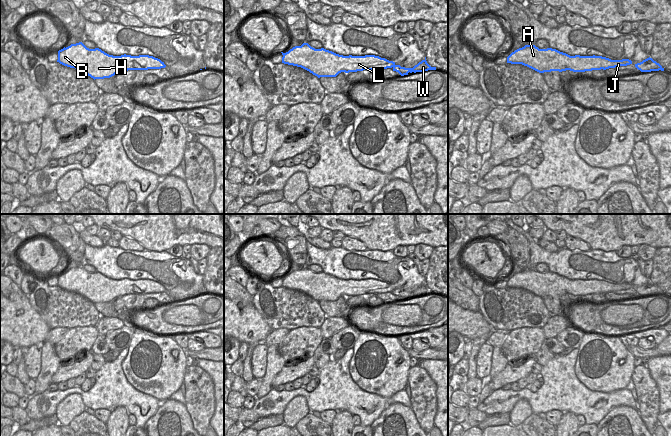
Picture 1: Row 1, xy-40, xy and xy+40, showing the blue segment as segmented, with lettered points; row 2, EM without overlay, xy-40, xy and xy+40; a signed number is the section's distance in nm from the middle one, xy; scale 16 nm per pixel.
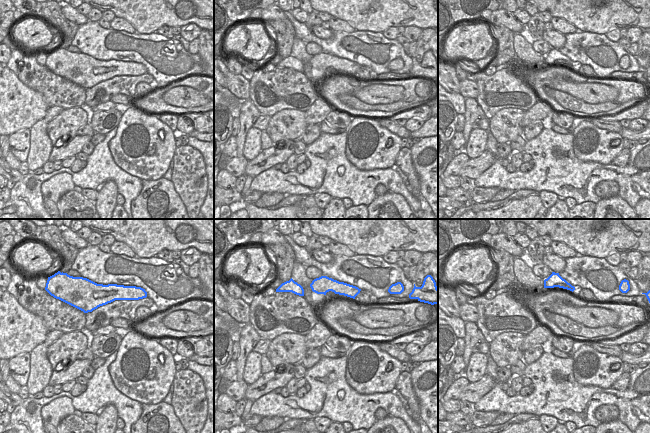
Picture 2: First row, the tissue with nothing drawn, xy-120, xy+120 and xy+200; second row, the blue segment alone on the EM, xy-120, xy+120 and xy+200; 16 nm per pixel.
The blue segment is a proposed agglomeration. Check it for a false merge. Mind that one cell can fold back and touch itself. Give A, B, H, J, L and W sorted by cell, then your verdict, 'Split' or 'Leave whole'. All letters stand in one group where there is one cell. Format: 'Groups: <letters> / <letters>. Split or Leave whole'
Groups: A B H J L W. Leave whole

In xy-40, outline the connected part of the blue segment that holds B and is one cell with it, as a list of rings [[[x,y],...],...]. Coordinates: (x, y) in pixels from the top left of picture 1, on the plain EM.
[[[82,266],[71,268],[58,275],[60,288],[75,292],[91,302],[110,302],[128,294],[161,293],[166,289],[160,283],[149,279],[113,280],[99,272],[89,273]]]

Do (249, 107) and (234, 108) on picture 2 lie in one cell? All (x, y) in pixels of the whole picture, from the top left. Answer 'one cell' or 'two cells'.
two cells

